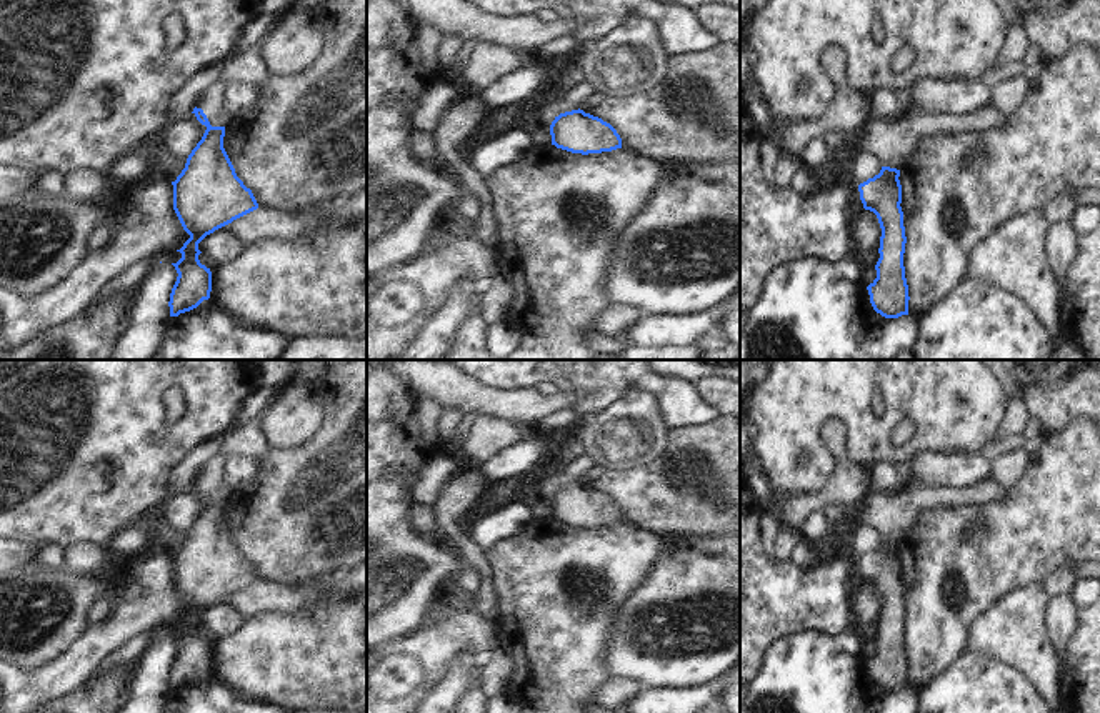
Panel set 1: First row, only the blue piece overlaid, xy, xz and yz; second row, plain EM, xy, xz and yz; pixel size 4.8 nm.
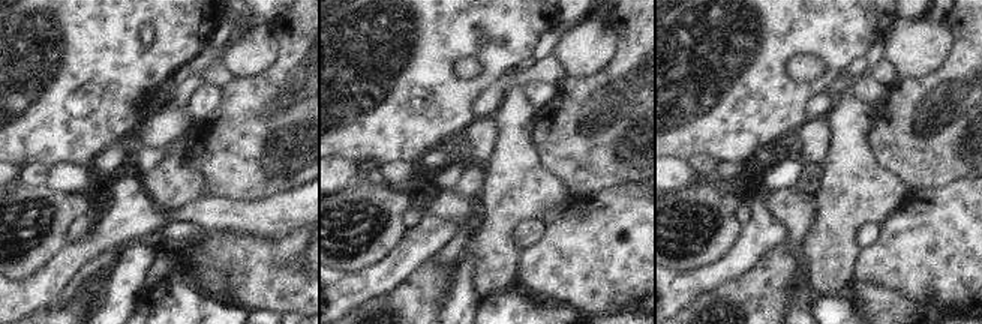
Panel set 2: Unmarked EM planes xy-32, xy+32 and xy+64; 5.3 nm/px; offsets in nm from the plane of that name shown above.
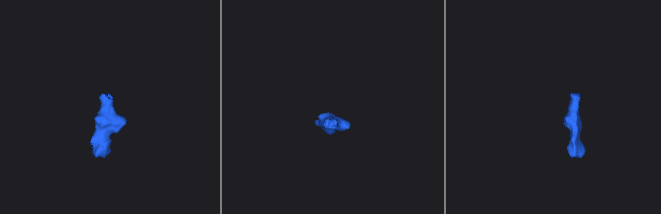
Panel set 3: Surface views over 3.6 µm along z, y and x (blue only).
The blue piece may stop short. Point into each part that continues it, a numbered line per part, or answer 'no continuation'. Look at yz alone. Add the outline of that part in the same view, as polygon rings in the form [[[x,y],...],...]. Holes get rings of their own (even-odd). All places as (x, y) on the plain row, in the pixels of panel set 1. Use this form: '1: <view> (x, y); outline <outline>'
no continuation

